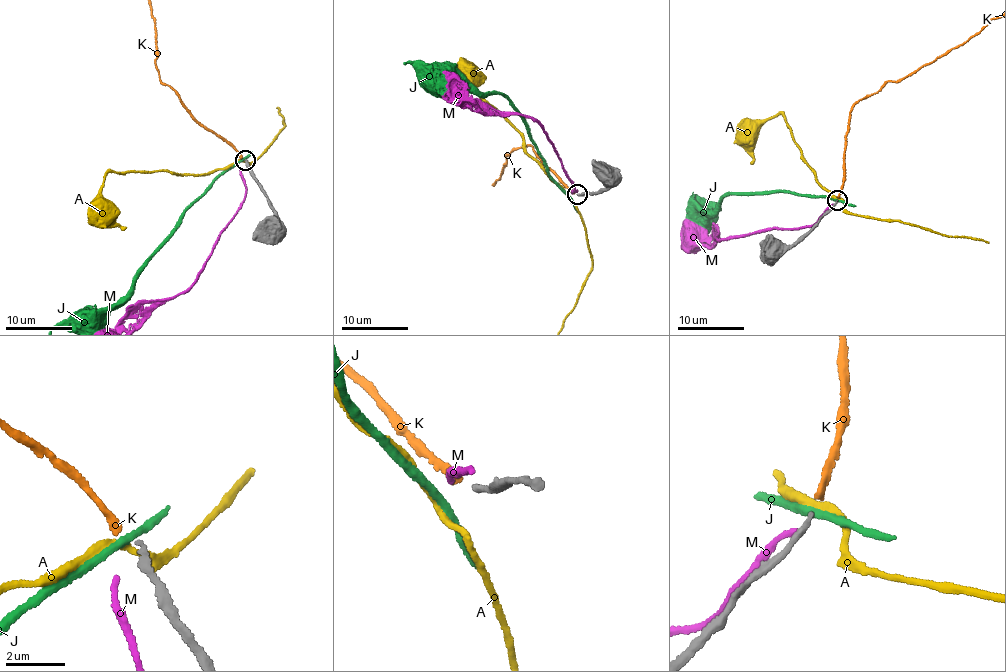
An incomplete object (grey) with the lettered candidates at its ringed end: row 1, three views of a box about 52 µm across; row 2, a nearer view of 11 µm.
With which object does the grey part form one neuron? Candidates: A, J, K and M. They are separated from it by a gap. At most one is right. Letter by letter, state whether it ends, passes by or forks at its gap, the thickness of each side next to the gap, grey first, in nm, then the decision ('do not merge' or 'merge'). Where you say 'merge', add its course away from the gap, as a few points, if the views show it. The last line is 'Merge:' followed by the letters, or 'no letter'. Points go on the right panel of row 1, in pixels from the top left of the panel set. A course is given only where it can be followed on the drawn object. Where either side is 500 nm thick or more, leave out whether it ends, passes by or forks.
A: it passes by; 200 nm thick on the grey side, 240 nm on the other; do not merge
J: it passes by; 200 nm thick on the grey side, 240 nm on the other; do not merge
K: it ends there; 200 nm thick on the grey side, 240 nm on the other; merge
M: it ends there; 200 nm thick on the grey side, 180 nm on the other; do not merge
Merge: K

